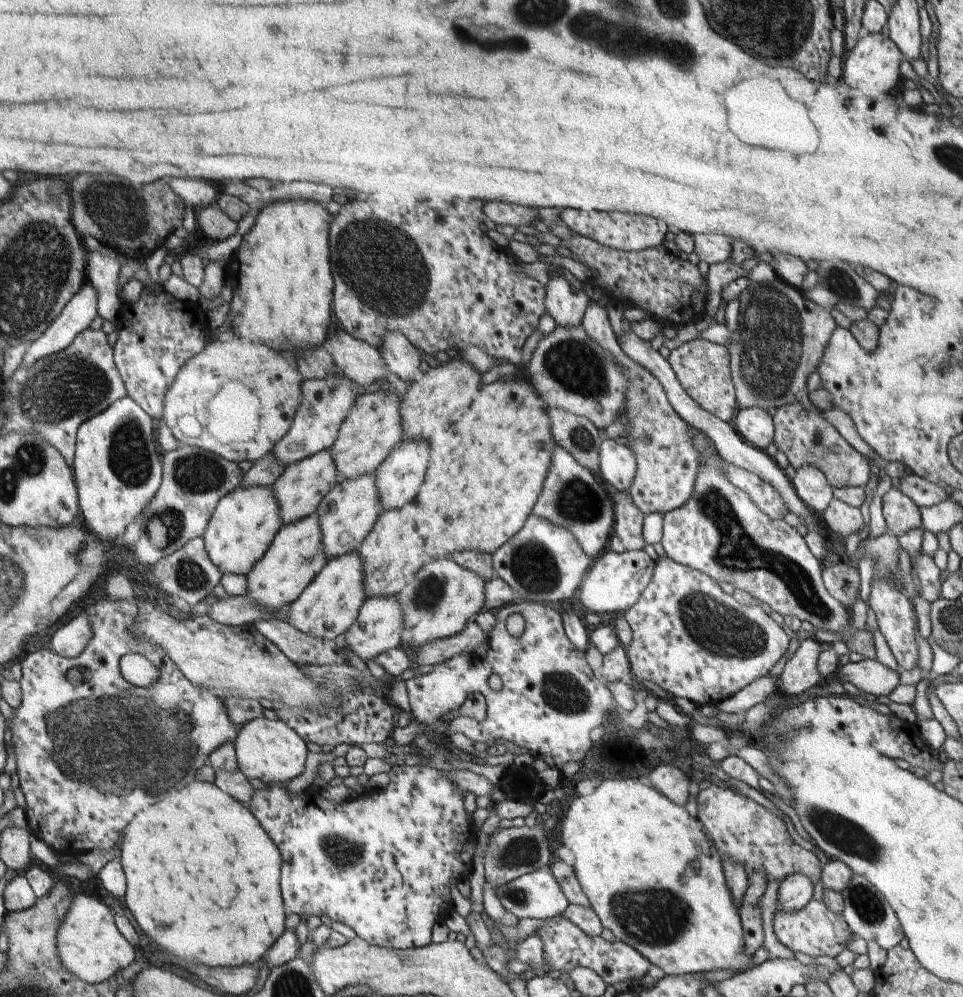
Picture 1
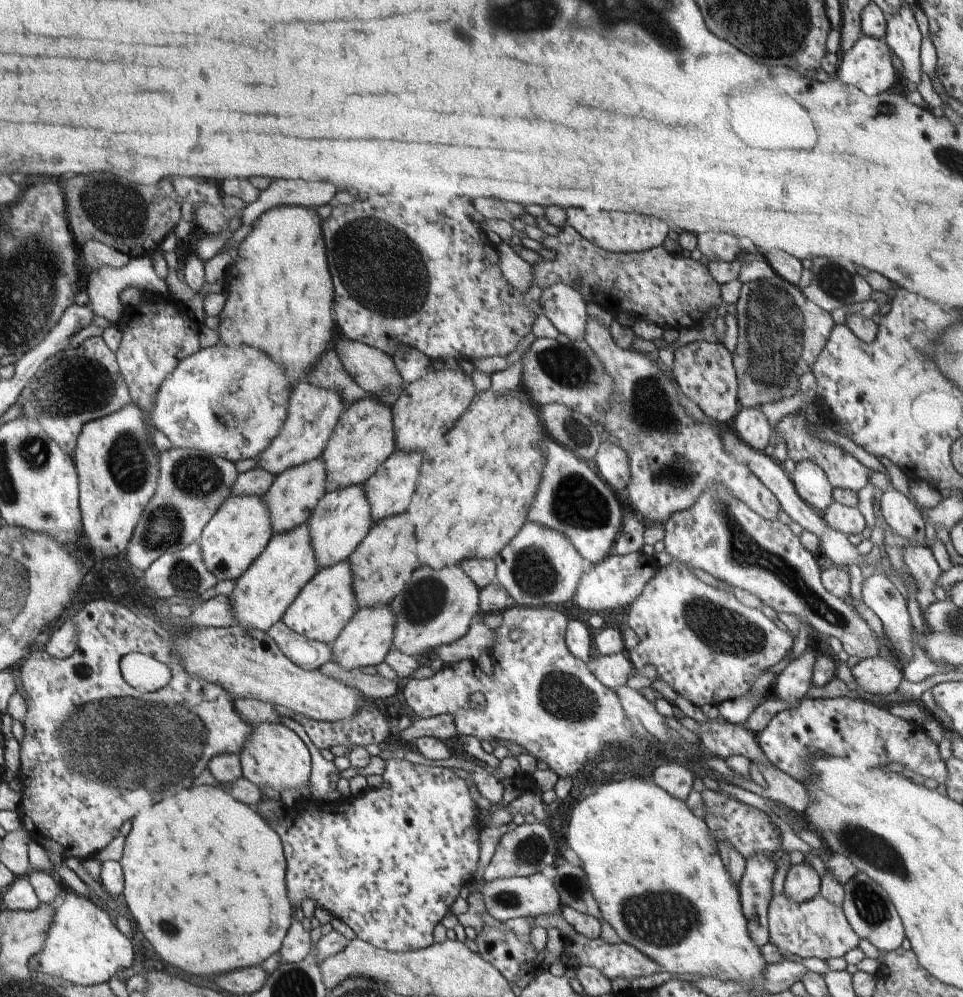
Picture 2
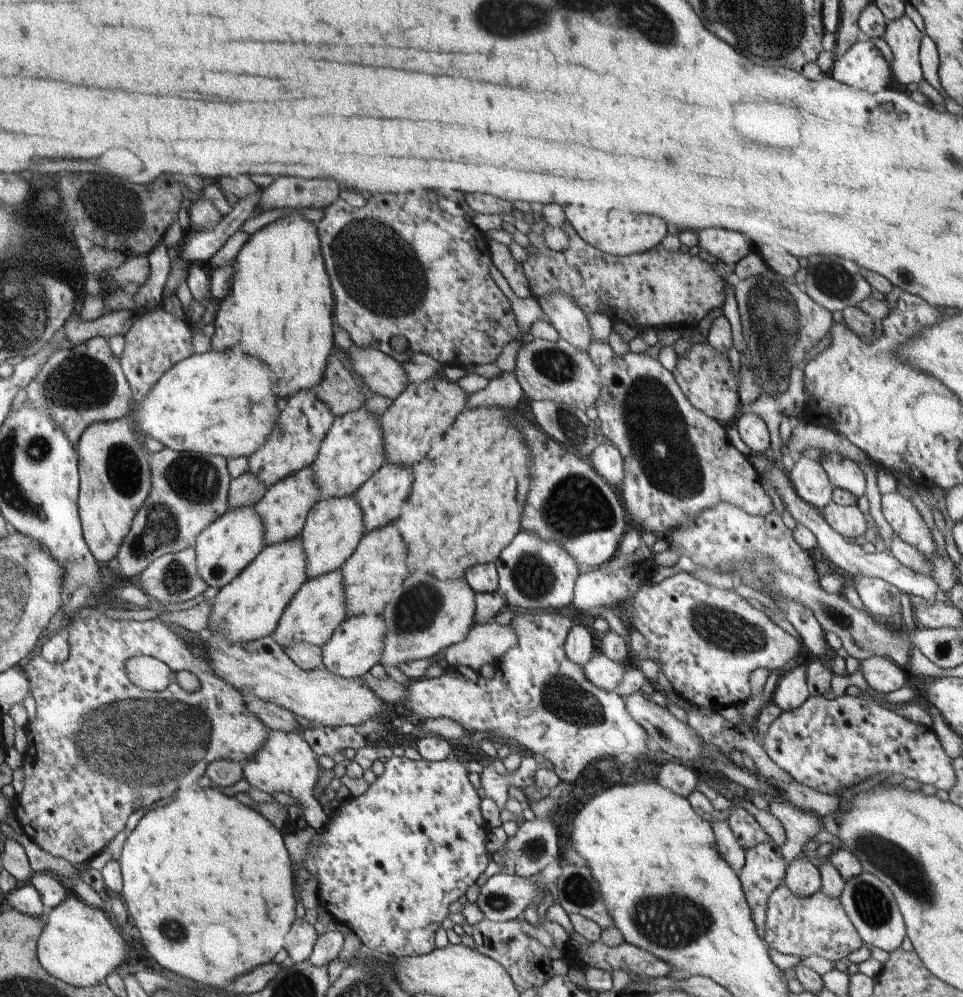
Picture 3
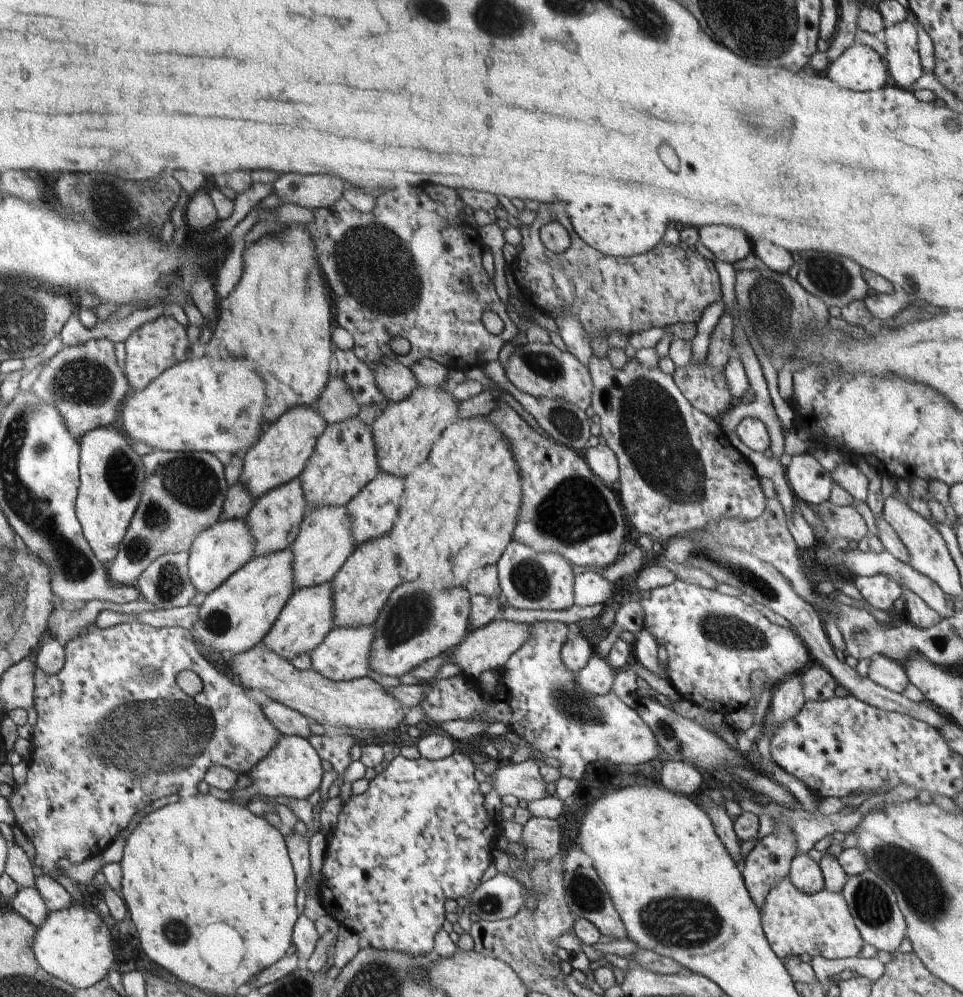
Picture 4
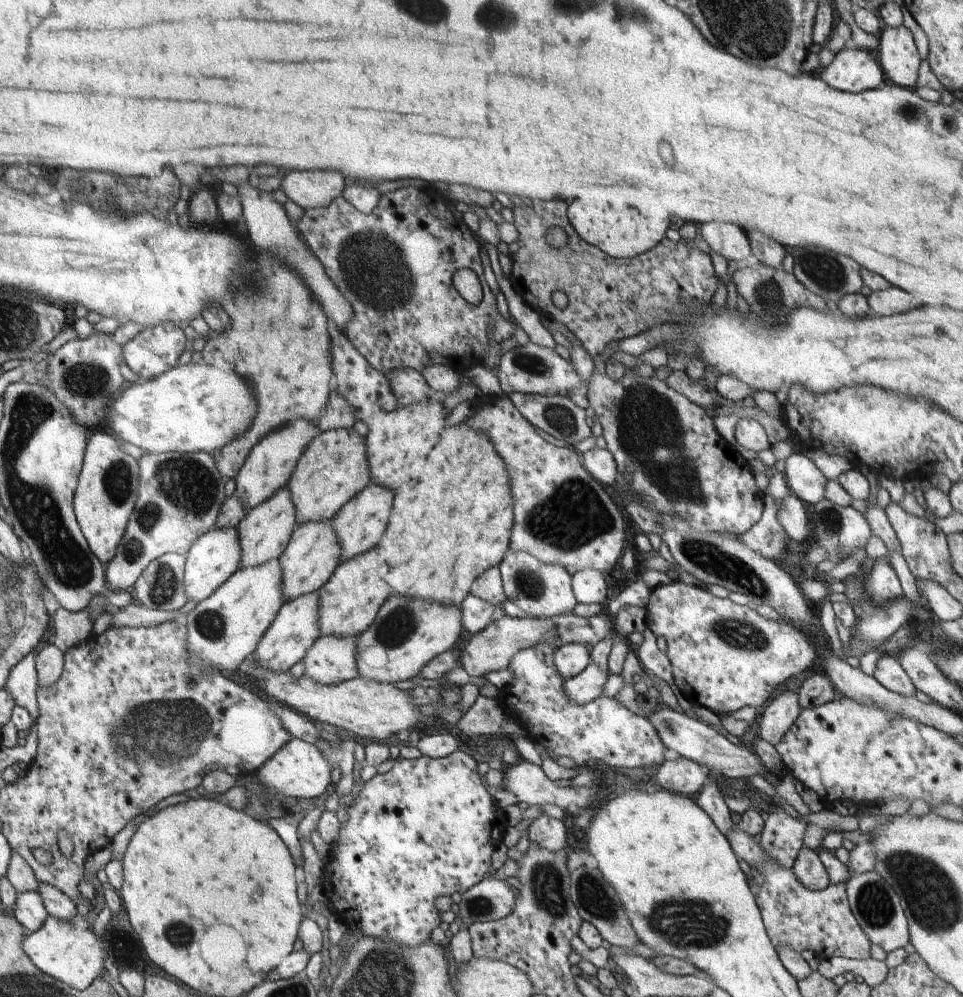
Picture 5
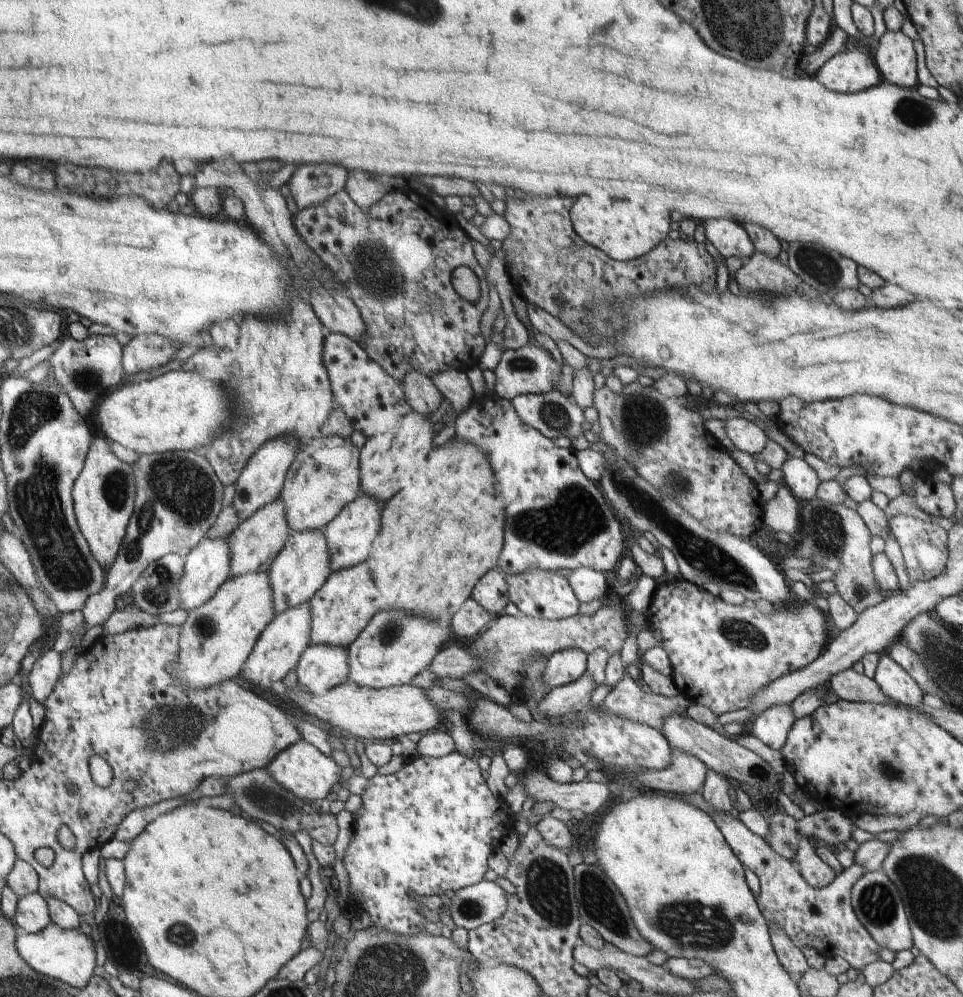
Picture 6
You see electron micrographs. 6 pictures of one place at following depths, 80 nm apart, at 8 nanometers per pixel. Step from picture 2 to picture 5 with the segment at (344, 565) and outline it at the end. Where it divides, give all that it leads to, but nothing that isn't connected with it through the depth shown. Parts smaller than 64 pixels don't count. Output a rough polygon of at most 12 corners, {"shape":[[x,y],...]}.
{"shape":[[321,594],[284,602],[251,658],[286,671],[322,635]]}

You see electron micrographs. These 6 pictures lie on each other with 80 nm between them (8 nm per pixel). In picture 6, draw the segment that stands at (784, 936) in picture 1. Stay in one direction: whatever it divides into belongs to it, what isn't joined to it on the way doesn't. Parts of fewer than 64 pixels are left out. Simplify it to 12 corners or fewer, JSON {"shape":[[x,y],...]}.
{"shape":[[700,791],[678,797],[709,814],[758,876],[768,924],[798,948],[858,971],[882,947],[852,908],[854,864],[811,887],[740,819]]}

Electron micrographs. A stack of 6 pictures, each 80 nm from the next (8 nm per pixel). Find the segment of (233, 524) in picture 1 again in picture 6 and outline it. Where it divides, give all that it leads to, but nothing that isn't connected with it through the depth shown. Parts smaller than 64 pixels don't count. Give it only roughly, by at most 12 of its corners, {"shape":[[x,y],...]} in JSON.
{"shape":[[228,537],[201,540],[185,559],[181,608],[213,598],[232,576]]}

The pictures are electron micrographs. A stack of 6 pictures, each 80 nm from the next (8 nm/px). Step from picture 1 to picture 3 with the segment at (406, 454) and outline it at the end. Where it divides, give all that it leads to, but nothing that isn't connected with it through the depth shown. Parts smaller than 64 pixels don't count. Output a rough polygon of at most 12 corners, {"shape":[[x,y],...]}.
{"shape":[[386,462],[356,492],[365,532],[400,516],[413,468]]}

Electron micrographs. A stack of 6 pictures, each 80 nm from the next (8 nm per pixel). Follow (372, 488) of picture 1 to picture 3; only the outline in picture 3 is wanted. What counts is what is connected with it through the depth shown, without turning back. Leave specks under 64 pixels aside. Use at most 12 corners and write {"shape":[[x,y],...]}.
{"shape":[[356,493],[321,498],[300,534],[310,580],[364,538]]}

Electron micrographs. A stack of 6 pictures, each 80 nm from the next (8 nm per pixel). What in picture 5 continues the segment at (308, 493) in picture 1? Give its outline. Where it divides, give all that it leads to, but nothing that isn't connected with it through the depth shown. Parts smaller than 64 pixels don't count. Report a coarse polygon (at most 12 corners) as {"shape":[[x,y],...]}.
{"shape":[[288,487],[237,526],[241,566],[278,559],[298,524]]}

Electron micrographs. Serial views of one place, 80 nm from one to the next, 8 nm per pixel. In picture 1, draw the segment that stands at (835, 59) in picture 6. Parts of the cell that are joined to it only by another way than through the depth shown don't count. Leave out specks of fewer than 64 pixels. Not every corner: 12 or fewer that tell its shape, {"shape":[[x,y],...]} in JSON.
{"shape":[[864,32],[840,80],[866,96],[890,93],[904,53],[886,33]]}

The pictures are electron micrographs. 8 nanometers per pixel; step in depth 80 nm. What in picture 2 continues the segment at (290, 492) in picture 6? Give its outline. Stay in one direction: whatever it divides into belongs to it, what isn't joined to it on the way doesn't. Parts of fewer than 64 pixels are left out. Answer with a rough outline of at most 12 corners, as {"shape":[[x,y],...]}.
{"shape":[[392,406],[344,410],[320,456],[329,489],[366,482],[396,450]]}

